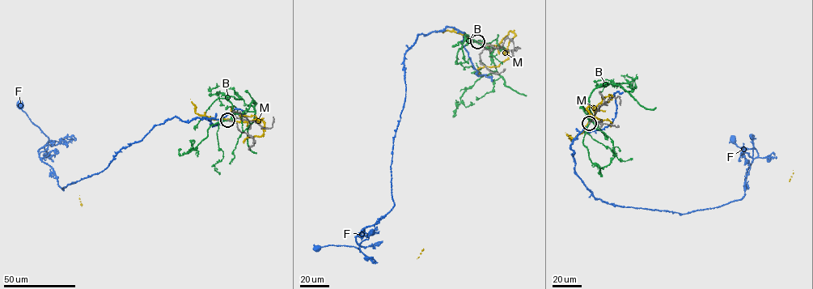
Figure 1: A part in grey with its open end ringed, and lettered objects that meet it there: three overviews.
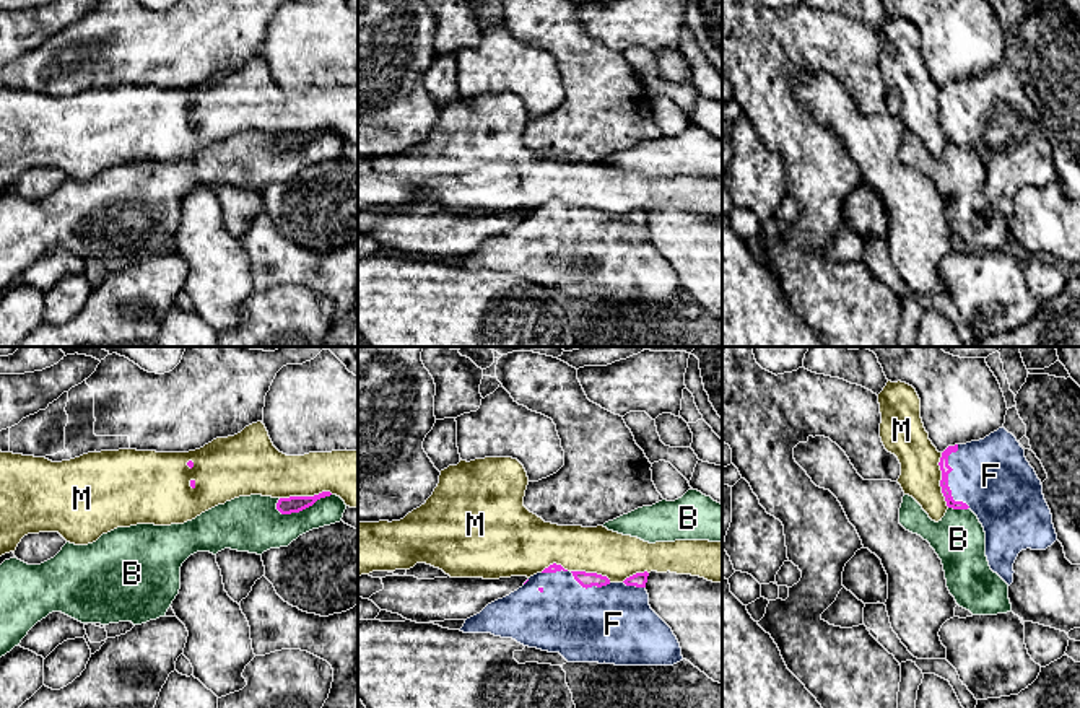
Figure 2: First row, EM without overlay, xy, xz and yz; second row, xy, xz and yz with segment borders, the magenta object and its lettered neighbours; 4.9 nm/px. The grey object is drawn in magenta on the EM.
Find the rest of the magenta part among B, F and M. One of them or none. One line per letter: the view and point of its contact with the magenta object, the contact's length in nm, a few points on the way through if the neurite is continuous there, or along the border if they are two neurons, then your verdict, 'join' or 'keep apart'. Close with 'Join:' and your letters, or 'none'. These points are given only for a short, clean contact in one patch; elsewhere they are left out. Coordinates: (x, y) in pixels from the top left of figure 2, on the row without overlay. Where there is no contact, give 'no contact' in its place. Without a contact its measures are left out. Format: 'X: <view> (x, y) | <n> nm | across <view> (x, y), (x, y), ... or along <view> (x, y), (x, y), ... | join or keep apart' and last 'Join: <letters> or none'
B: xy (303, 144) | 280 nm | keep apart
F: yz (947, 114) | 320 nm | join
M: yz (940, 116) | 280 nm | keep apart
Join: F

